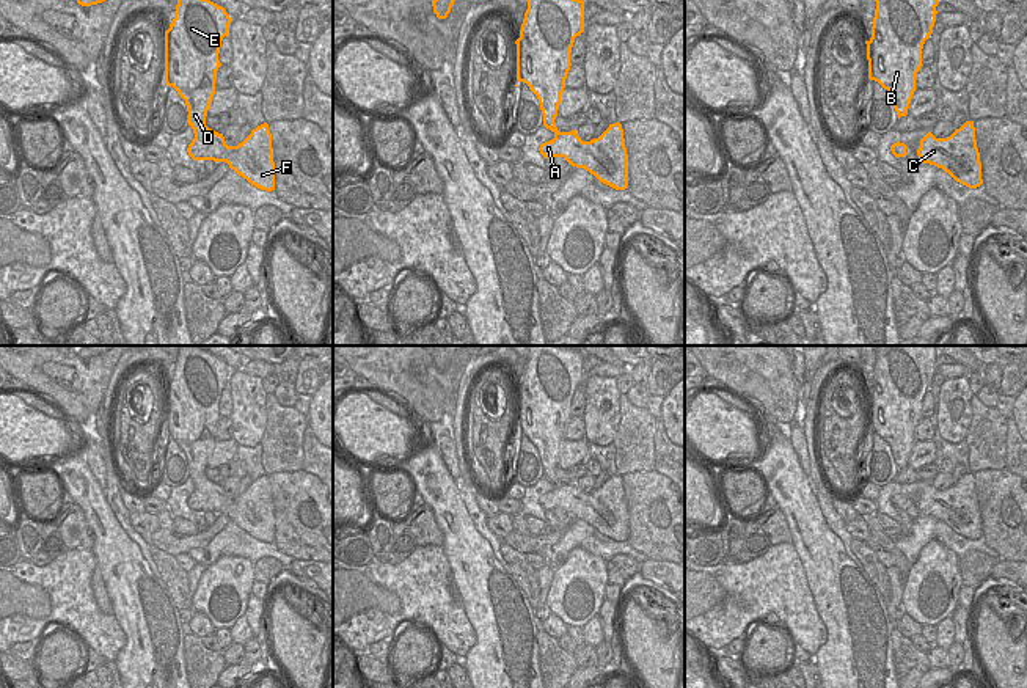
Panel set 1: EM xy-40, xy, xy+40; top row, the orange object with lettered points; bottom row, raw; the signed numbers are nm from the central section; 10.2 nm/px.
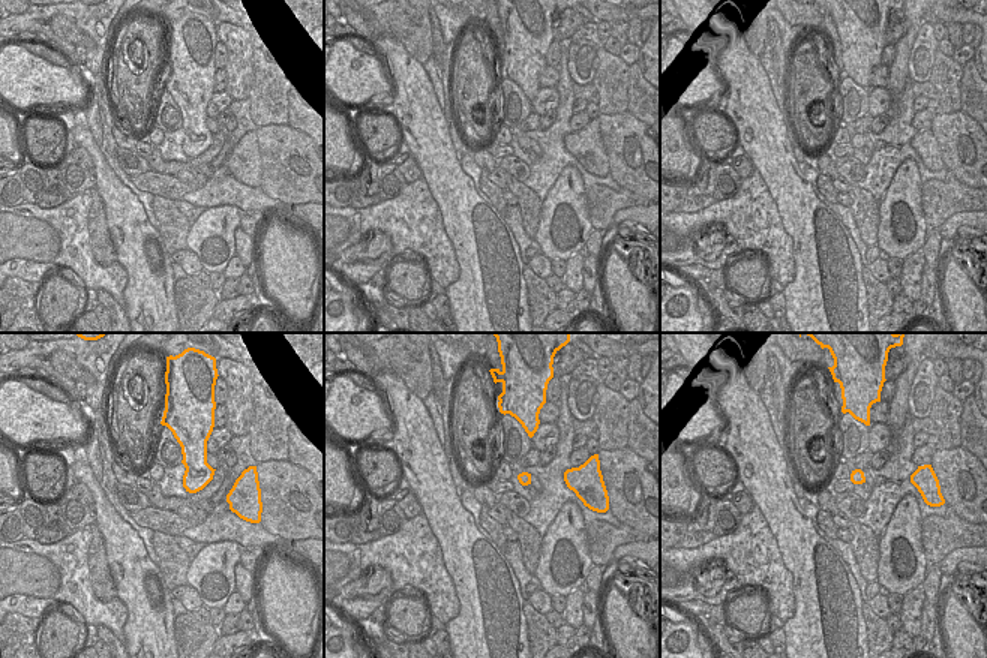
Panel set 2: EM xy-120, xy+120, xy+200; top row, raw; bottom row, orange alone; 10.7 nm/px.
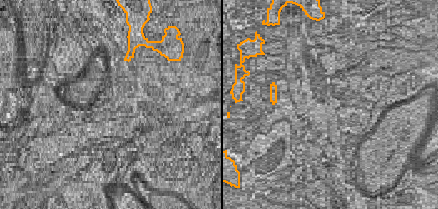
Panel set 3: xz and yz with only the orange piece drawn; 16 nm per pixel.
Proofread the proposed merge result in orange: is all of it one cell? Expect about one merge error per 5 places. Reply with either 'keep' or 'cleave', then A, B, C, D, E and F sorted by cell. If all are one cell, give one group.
keep | A B C D E F

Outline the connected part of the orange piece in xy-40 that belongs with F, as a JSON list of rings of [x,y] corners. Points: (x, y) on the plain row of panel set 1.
[[[179,346],[174,371],[165,383],[165,435],[173,438],[185,452],[188,478],[195,490],[187,500],[193,512],[226,514],[231,521],[247,531],[251,537],[272,543],[275,542],[275,514],[272,485],[264,474],[237,498],[228,498],[223,485],[206,478],[207,462],[215,446],[215,429],[221,418],[218,412],[221,393],[228,388],[231,369],[223,358],[199,349],[198,346]]]

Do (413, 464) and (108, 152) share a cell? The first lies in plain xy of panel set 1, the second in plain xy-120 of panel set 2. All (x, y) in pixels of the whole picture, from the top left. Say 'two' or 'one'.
two

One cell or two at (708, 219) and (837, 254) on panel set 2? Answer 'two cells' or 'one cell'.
two cells

